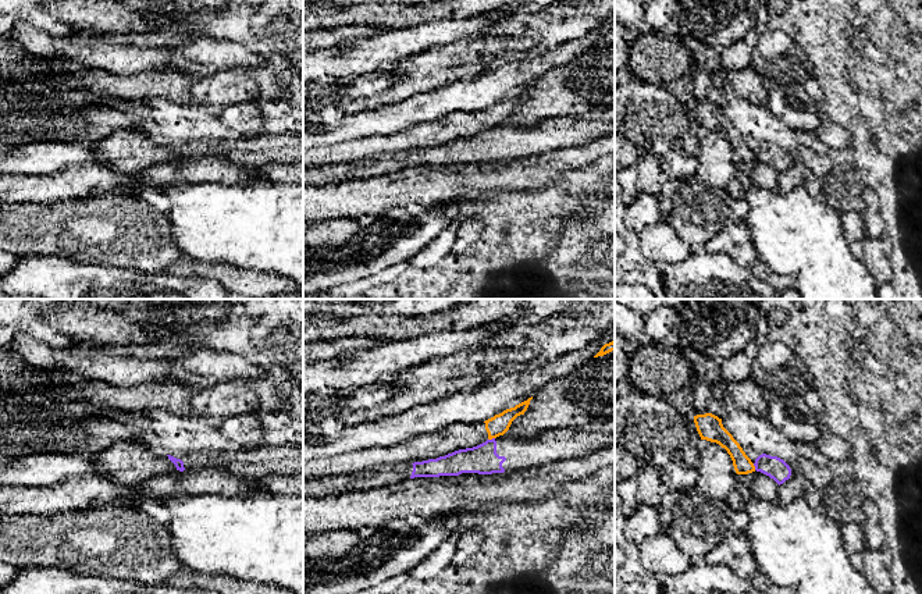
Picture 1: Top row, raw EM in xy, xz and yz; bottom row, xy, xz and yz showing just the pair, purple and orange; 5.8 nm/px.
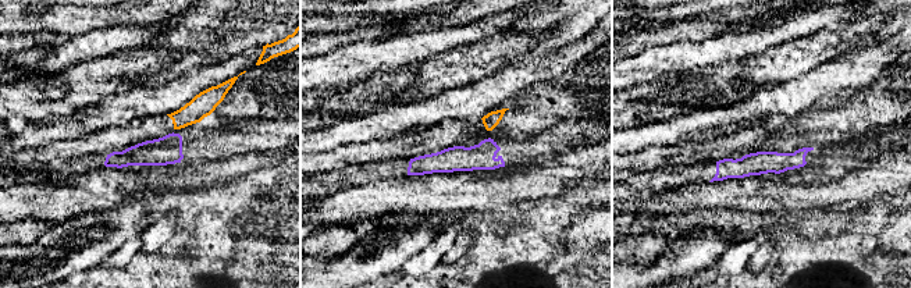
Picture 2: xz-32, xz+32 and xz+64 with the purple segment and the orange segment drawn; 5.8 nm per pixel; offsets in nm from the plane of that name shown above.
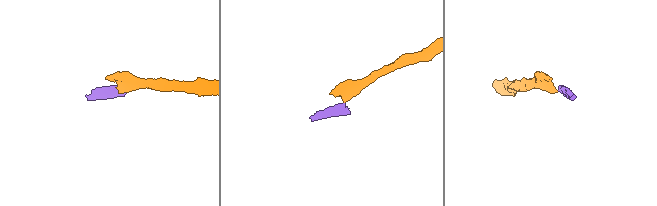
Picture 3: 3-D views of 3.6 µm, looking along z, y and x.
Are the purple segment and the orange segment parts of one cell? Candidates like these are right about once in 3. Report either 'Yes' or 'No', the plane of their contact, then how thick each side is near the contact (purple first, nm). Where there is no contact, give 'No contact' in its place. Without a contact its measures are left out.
No. Touches purple in xz. Thickness 170 nm (purple) against 120 nm

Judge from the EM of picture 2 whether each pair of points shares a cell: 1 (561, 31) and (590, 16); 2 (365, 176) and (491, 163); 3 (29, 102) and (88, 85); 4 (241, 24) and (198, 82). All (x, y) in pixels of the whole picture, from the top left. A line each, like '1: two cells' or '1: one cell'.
1: one cell
2: one cell
3: one cell
4: two cells

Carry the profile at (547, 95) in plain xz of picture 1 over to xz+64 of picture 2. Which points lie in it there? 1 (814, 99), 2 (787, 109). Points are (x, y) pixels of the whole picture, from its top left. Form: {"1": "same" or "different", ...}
{"1": "different", "2": "different"}

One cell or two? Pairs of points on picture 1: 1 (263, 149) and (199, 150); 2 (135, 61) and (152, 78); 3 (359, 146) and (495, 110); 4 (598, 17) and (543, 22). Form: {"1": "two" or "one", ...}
{"1": "one", "2": "two", "3": "one", "4": "one"}

